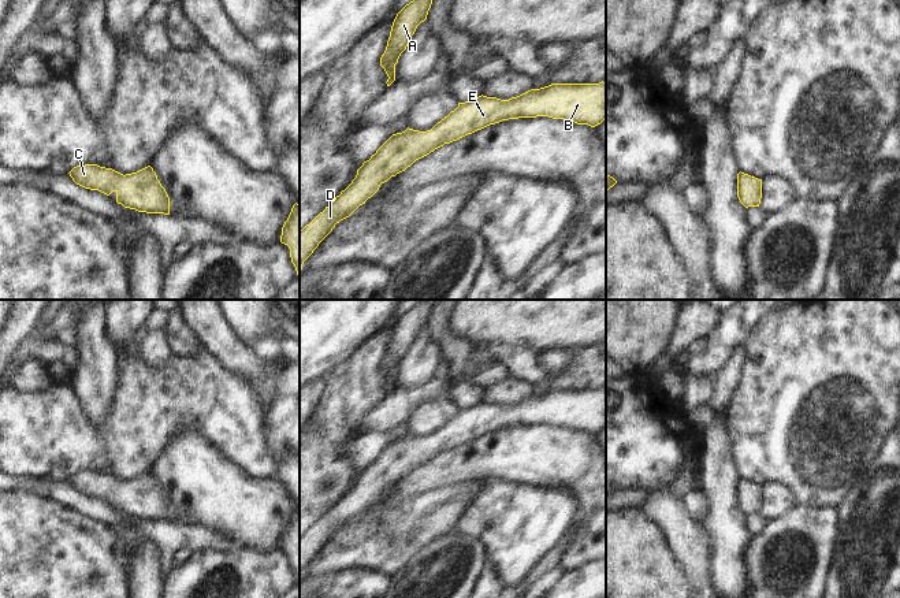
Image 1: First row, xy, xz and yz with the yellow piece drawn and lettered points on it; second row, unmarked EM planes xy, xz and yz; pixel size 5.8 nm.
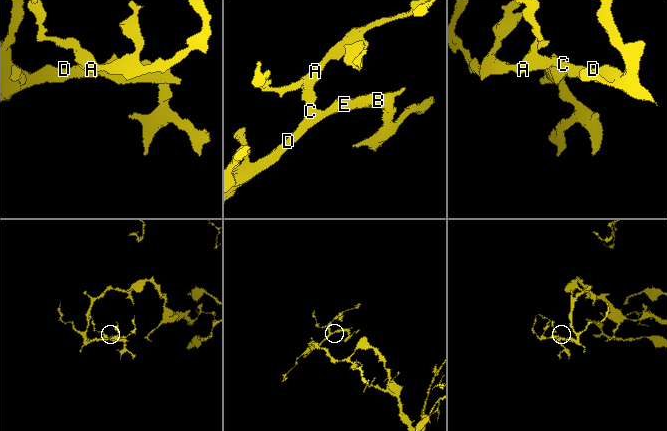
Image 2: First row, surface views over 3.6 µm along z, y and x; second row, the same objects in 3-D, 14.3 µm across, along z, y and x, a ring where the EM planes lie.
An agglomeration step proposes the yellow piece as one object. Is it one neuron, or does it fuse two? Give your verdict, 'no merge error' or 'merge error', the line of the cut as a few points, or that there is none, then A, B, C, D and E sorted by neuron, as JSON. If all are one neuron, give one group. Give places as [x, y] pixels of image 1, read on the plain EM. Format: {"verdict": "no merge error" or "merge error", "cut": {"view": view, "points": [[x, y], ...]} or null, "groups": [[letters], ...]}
{"verdict": "no merge error", "cut": null, "groups": [["A", "B", "C", "D", "E"]]}

